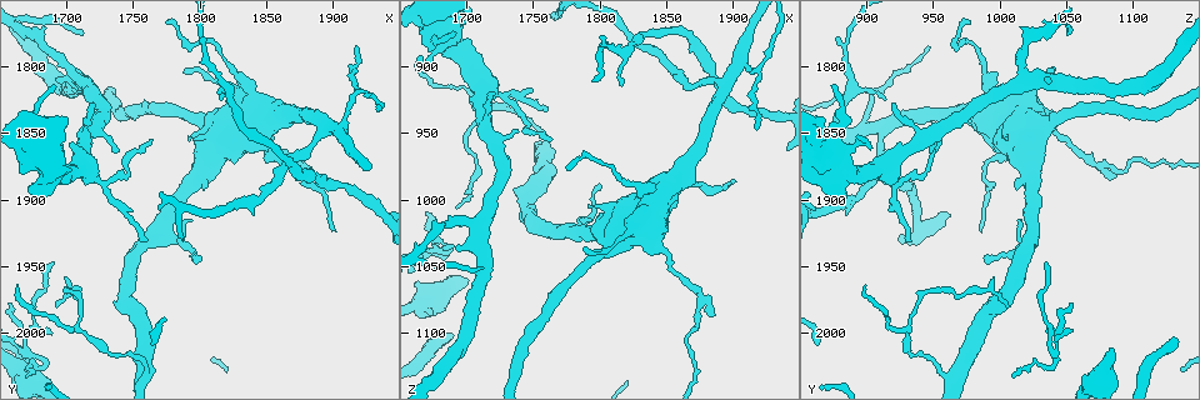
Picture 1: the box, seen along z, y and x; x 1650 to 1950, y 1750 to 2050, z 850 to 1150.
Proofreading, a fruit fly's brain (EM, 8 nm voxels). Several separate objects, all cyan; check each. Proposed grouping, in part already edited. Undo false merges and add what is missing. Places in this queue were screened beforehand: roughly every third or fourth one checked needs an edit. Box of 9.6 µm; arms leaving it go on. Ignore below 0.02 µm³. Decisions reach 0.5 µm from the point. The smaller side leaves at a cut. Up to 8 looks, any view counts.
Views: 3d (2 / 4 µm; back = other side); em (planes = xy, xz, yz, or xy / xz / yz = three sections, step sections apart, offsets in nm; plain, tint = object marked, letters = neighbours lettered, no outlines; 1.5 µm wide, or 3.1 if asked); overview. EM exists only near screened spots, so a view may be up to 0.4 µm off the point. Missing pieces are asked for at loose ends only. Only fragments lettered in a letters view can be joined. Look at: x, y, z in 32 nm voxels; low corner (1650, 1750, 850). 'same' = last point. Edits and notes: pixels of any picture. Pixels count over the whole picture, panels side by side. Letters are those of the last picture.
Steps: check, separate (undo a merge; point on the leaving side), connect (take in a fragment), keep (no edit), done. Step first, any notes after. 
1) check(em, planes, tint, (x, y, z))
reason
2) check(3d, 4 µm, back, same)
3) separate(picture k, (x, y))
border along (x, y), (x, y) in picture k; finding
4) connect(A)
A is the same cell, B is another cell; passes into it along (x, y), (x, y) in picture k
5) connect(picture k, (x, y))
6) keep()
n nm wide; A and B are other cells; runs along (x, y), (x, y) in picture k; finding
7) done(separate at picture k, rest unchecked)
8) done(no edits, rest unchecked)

check(em, planes, plain, (1692, 1810, 1038))

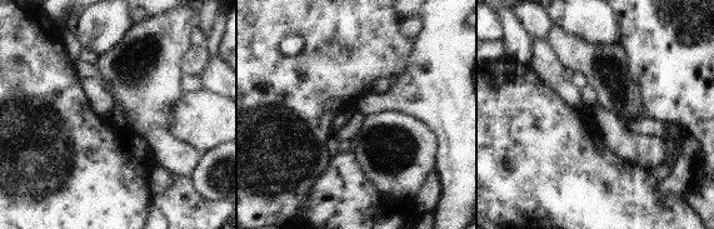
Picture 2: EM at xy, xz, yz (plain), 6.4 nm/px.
check(em, planes, letters, same)

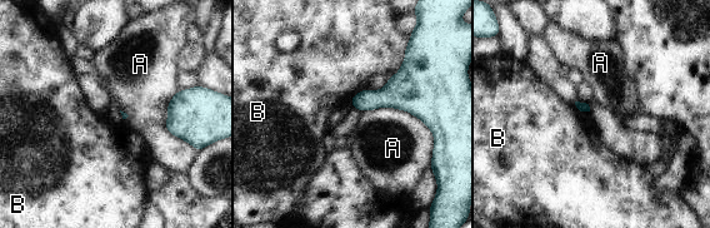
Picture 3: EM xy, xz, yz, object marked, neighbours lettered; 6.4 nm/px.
keep()
A and B are other cells; none of them fits

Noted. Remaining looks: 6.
check(3d, 2 µm, (1786, 1804, 1038))
tapers out

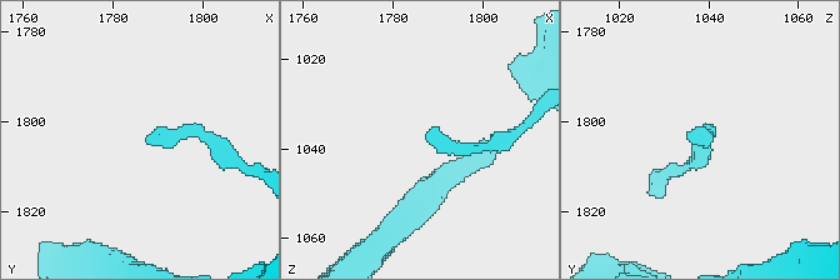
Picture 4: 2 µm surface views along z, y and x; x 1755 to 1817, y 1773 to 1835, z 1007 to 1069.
check(em, planes, letters, (1788, 1805, 1037))

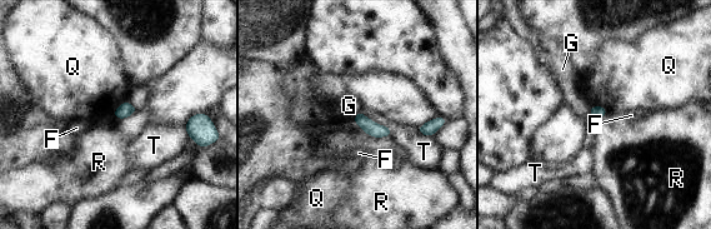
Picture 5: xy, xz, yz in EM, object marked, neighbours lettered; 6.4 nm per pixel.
keep()
F, G, Q, R and T are other cells; border along (351, 118), (367, 134), (390, 138) in picture 5; none of them fits

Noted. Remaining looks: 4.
check(3d, 2 µm, (1688, 1946, 1036))
an open end

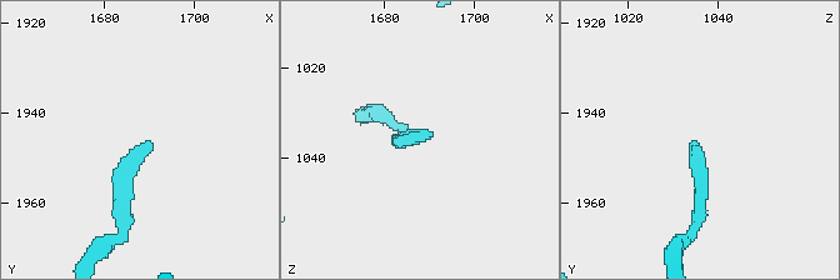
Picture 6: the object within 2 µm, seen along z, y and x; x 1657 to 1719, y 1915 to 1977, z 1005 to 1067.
check(em, planes, letters, (1690, 1945, 1036))
need the tissue

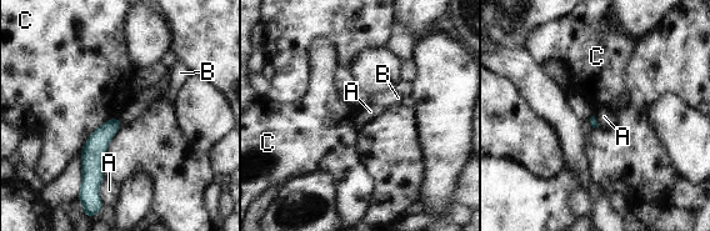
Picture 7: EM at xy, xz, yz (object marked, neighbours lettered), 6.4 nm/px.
keep()
A, B and C are other cells; runs along (115, 121), (94, 149), (94, 180) in picture 7; none of them fits

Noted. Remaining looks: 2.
done(no edits, rest unchecked)

